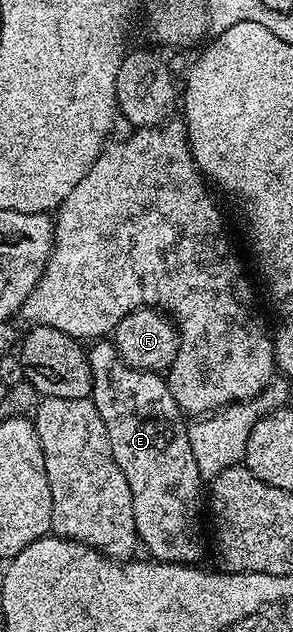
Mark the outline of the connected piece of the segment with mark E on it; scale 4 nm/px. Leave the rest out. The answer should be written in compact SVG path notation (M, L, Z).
M98 340L93 343L94 347L89 347L88 357L90 360L90 375L92 376L92 384L90 385L90 394L92 400L96 404L96 412L100 412L100 420L104 420L104 428L108 432L108 444L112 448L112 456L116 460L116 464L124 476L128 480L128 488L132 496L132 508L134 509L134 519L136 520L136 532L138 533L138 541L144 547L151 559L156 562L181 562L183 564L198 564L202 558L202 518L198 513L201 512L202 506L204 510L204 479L200 468L196 468L196 456L192 456L192 444L190 443L190 432L187 423L182 423L182 410L178 407L178 402L174 399L172 391L166 387L166 382L161 373L152 370L138 370L134 366L130 366L118 354L113 341Z

